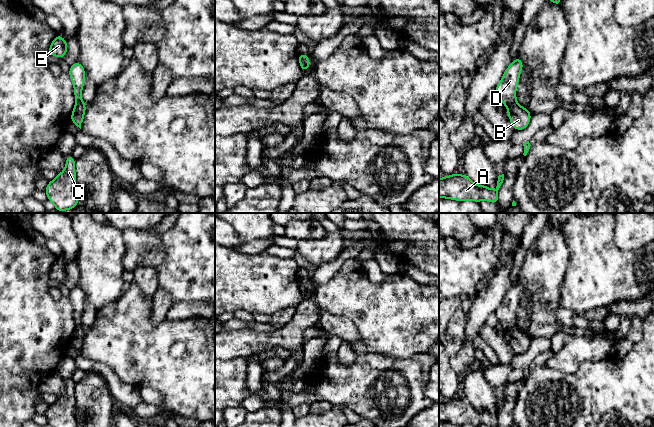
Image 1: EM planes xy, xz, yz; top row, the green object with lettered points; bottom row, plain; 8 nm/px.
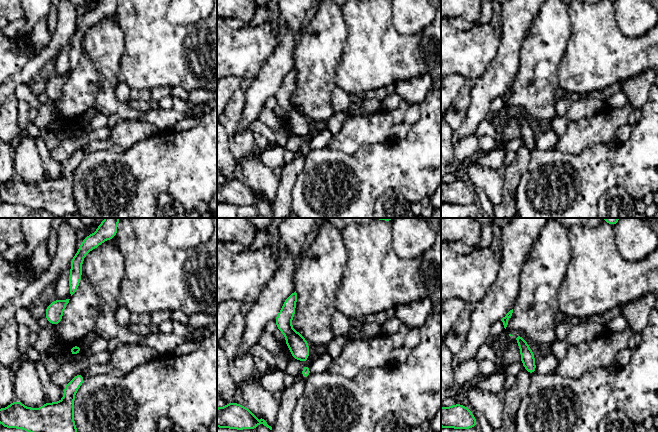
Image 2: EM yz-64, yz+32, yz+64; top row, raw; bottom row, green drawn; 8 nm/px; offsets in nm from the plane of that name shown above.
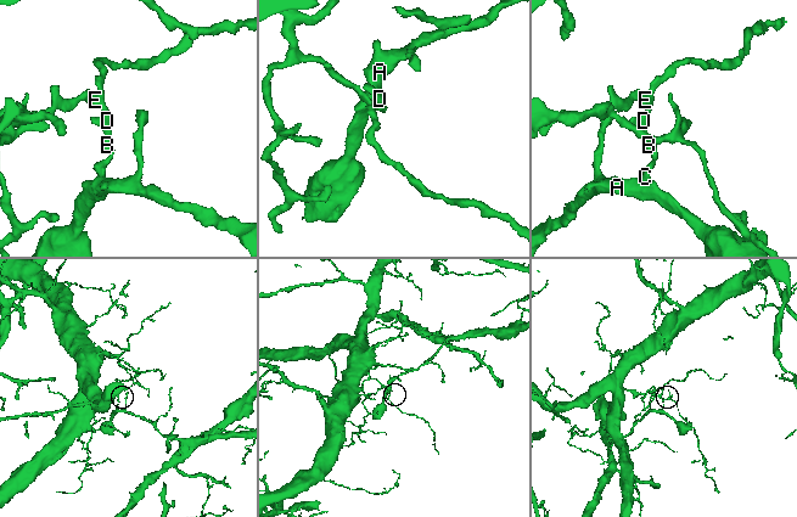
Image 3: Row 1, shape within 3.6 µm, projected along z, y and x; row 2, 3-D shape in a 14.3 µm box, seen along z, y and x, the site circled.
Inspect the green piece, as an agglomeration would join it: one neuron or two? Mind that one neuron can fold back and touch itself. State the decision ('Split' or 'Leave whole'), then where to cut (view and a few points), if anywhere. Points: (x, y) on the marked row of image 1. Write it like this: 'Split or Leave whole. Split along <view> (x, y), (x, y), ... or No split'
Split. Split along xz (300, 61), (308, 63)

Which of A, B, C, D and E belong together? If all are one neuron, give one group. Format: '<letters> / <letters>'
A B C / D E

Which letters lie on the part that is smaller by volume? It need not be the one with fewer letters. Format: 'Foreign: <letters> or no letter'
Foreign: A, B, C

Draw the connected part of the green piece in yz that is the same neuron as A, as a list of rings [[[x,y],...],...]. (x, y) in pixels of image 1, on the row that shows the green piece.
[[[455,173],[439,179],[439,197],[452,200],[472,200],[480,202],[486,200],[494,204],[498,203],[498,190],[503,183],[504,174],[498,176],[496,190],[487,186],[474,184],[467,175]]]

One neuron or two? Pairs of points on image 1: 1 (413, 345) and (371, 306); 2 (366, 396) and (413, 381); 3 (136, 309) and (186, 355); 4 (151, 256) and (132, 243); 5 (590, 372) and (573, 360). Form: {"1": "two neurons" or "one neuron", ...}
{"1": "one neuron", "2": "one neuron", "3": "one neuron", "4": "one neuron", "5": "two neurons"}

